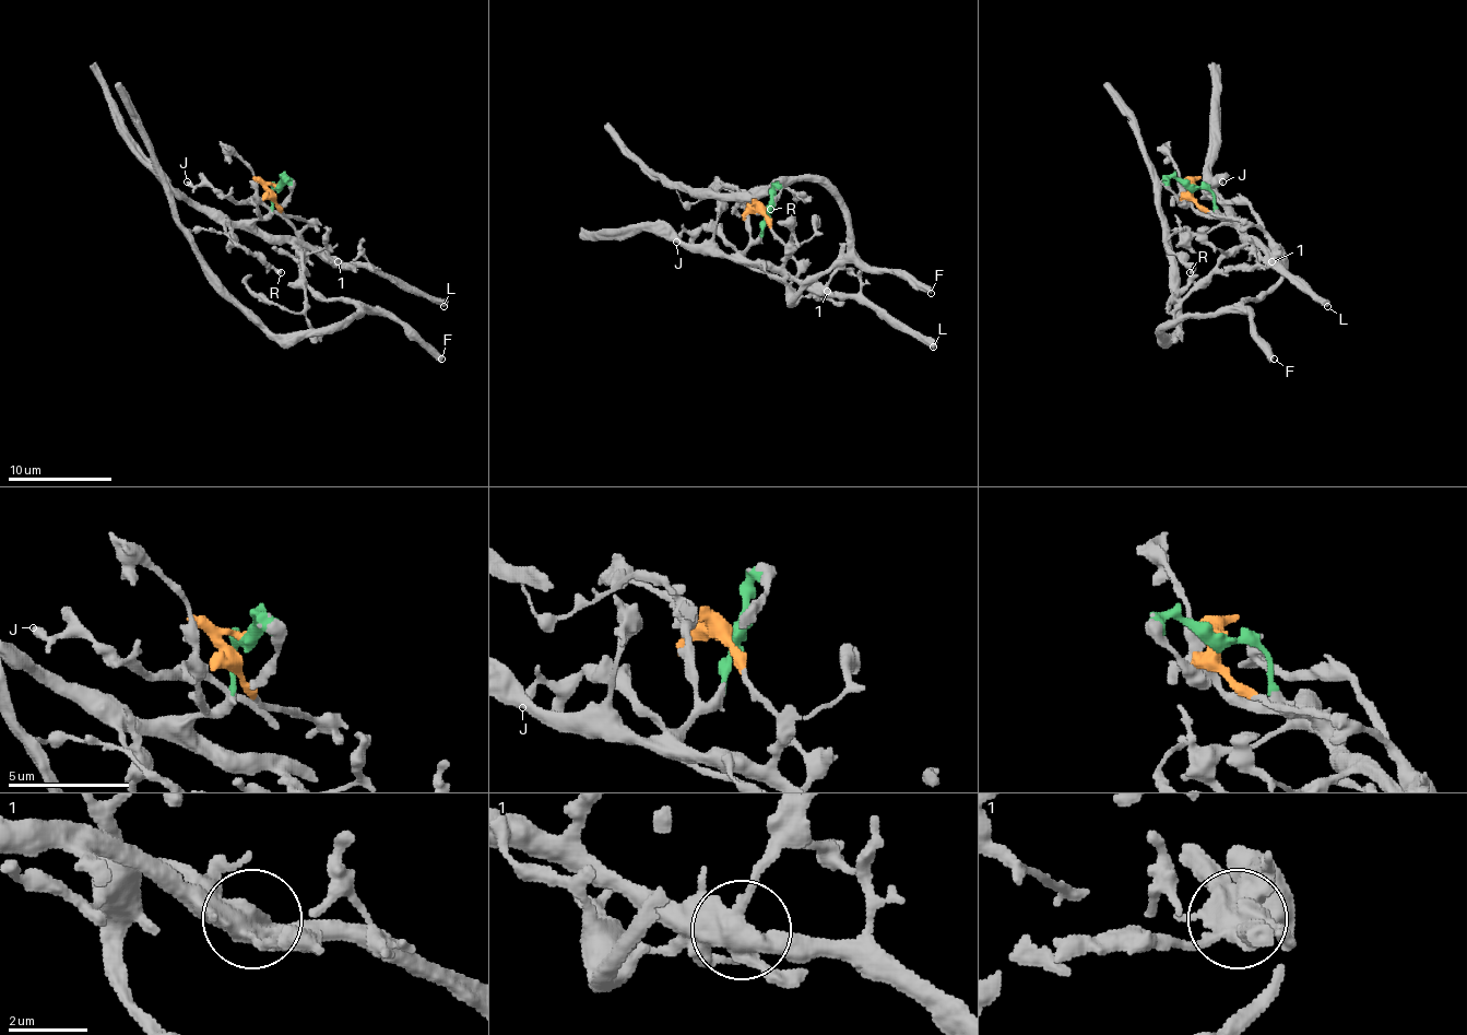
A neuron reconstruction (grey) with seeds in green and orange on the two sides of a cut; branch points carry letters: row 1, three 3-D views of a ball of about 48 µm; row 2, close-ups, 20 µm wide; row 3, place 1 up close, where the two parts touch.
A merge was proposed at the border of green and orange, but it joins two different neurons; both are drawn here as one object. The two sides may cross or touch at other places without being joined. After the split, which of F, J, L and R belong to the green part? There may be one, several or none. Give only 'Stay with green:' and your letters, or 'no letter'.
Stay with green: L

